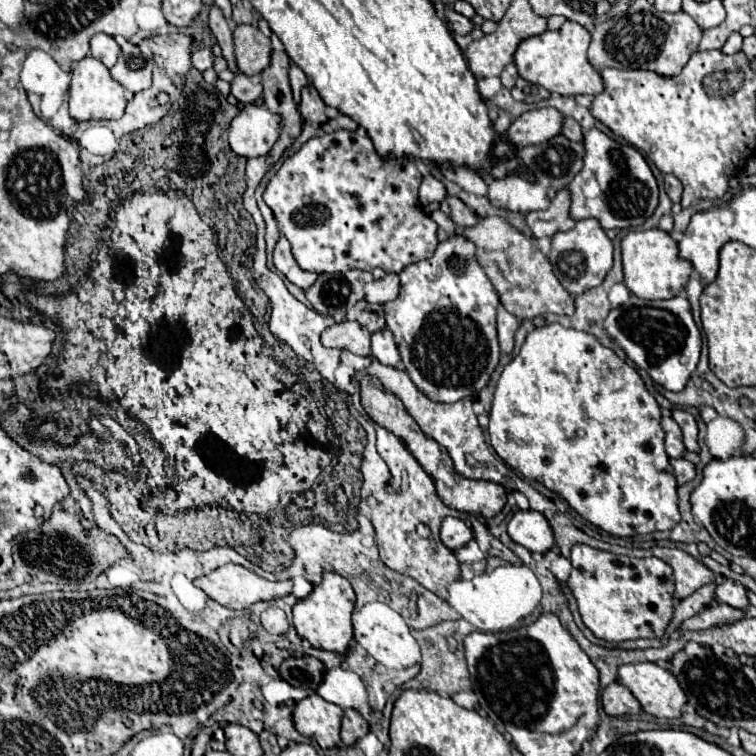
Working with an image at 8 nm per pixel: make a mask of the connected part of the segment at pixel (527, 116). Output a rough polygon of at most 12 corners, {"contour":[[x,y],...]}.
{"contour":[[555,108],[521,114],[505,132],[511,146],[543,144],[561,132]]}

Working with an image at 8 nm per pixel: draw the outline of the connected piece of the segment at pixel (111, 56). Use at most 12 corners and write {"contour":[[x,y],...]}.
{"contour":[[111,36],[91,38],[91,56],[111,68],[119,46]]}

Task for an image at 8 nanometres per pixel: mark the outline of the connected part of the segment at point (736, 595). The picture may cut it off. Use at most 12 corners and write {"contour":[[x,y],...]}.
{"contour":[[729,578],[719,580],[717,600],[733,608],[749,606],[745,586]]}

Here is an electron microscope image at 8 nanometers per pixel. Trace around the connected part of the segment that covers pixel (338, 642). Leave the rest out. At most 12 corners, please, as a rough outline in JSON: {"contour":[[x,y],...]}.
{"contour":[[323,572],[293,606],[293,626],[311,646],[345,654],[355,592]]}

